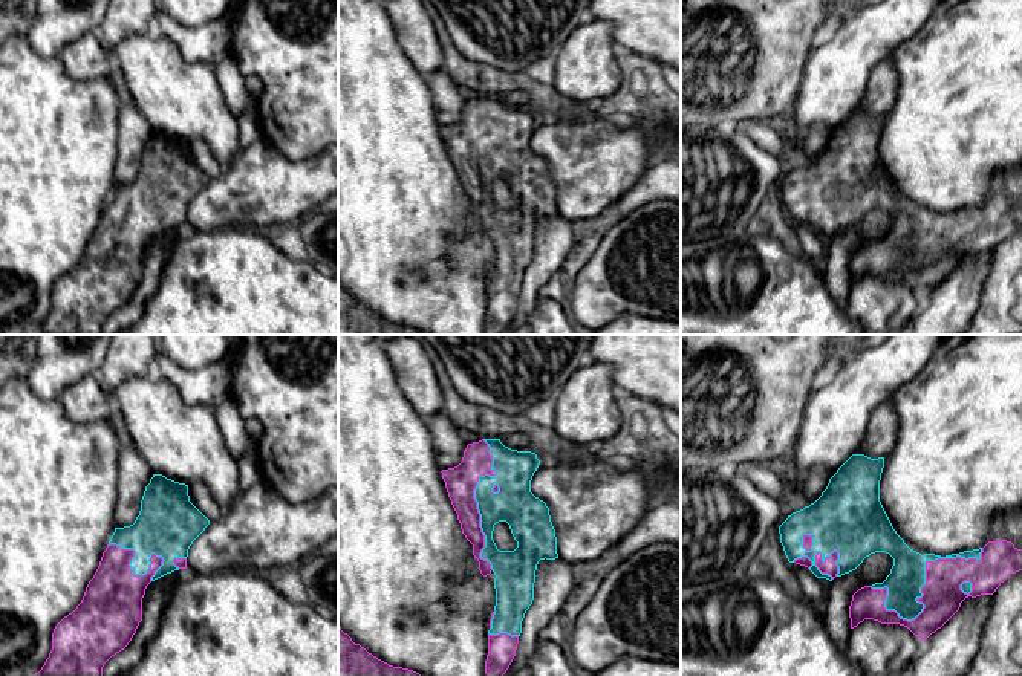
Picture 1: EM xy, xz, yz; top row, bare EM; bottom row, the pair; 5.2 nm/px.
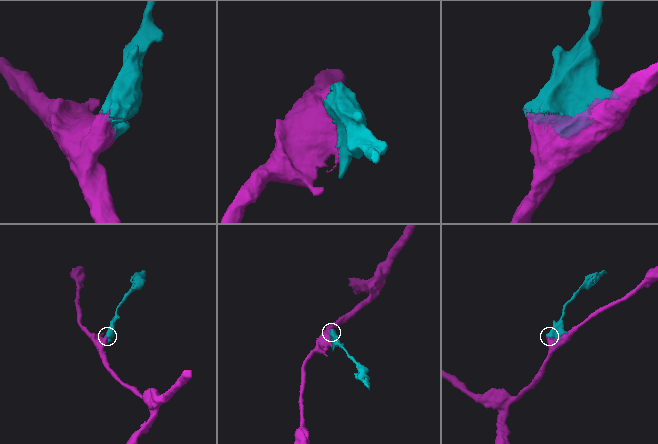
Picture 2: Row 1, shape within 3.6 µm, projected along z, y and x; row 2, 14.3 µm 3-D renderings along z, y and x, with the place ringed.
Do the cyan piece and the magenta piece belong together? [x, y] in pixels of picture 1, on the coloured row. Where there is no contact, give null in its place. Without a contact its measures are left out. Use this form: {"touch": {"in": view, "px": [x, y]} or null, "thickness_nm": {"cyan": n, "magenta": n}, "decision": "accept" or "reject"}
{"touch": {"in": "yz", "px": [920, 591]}, "thickness_nm": {"cyan": 190, "magenta": 200}, "decision": "accept"}

